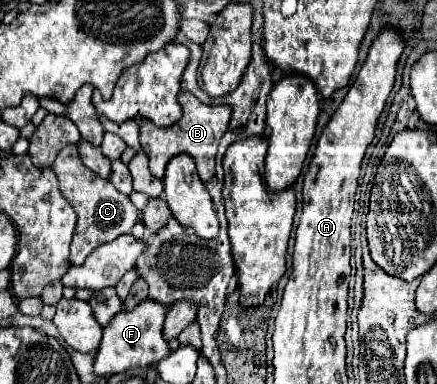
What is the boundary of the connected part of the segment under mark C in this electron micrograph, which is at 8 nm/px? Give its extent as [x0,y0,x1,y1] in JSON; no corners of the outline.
[51,143,139,265]

